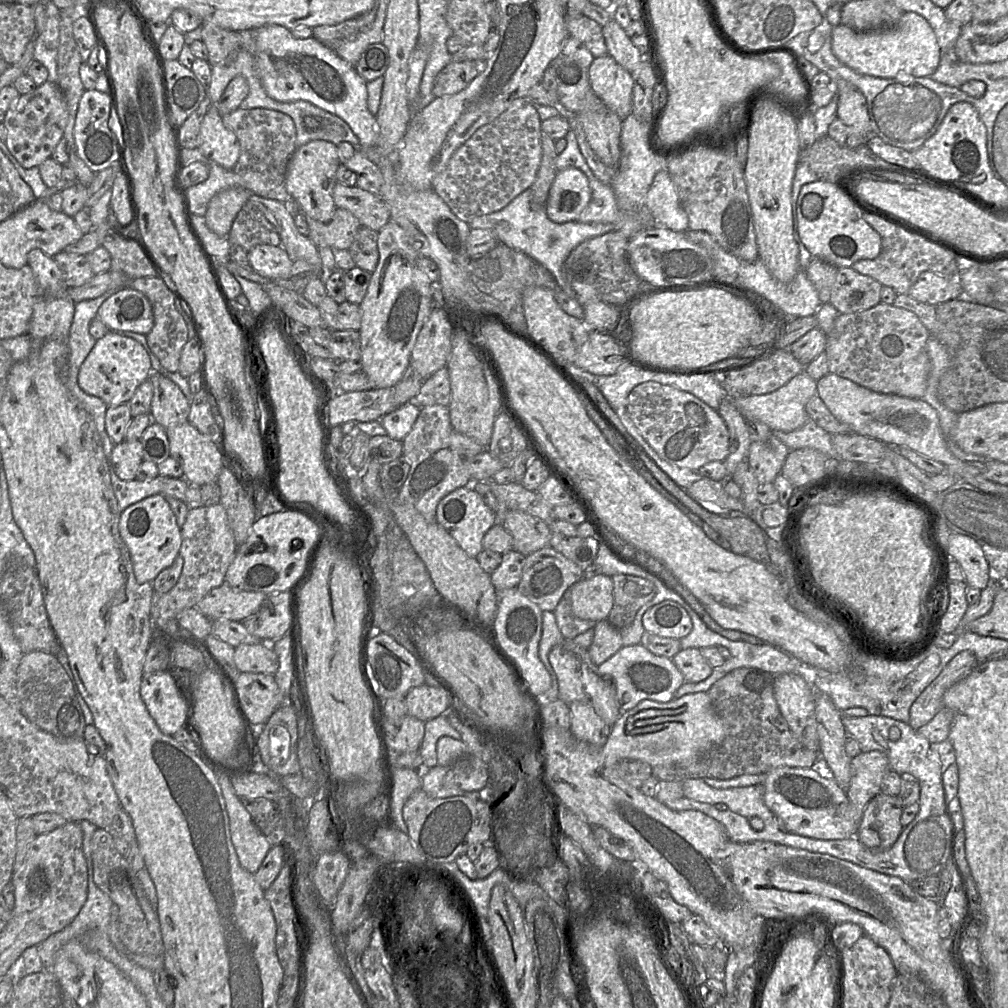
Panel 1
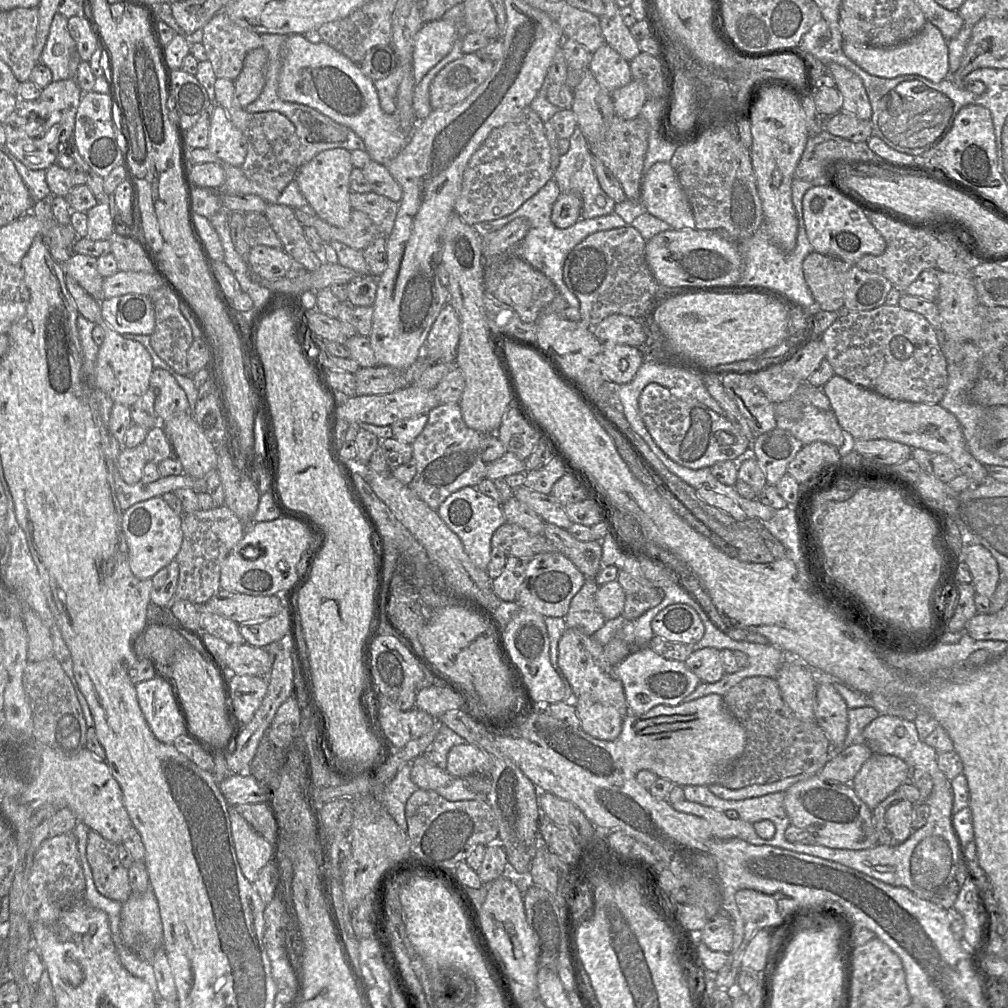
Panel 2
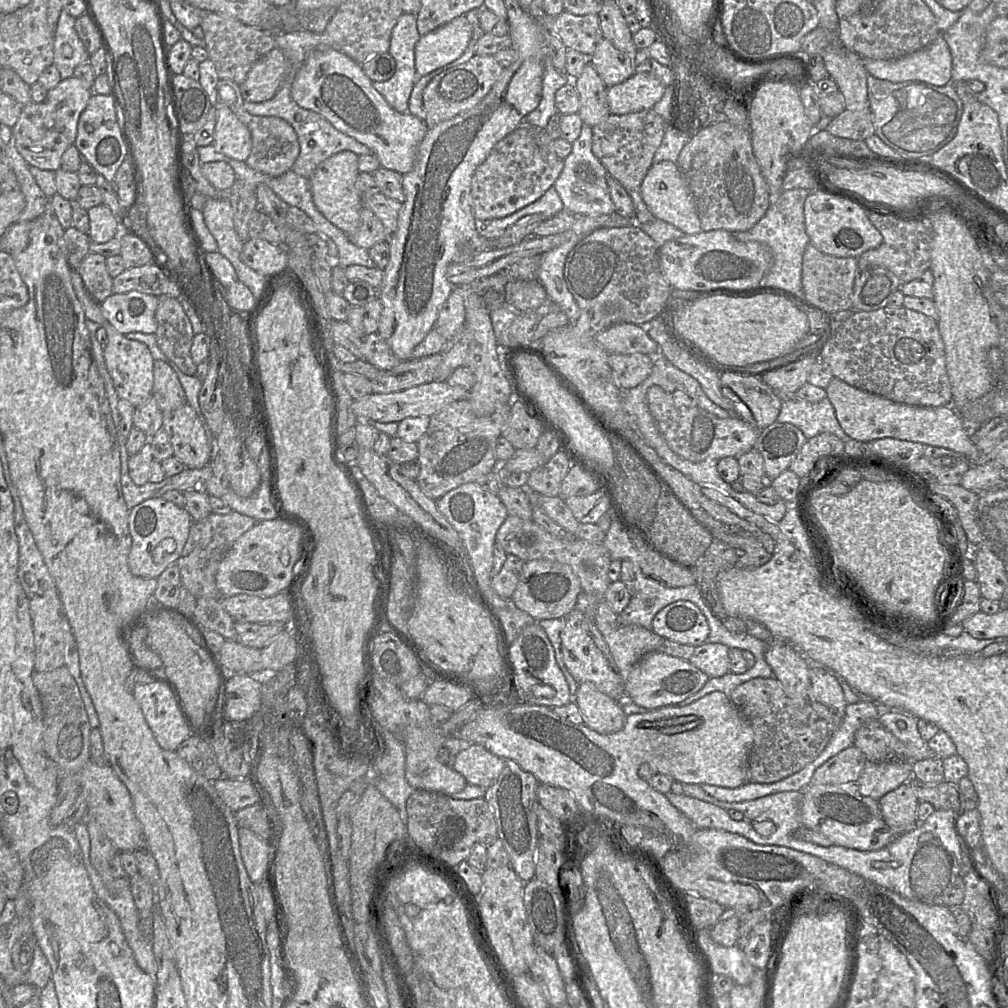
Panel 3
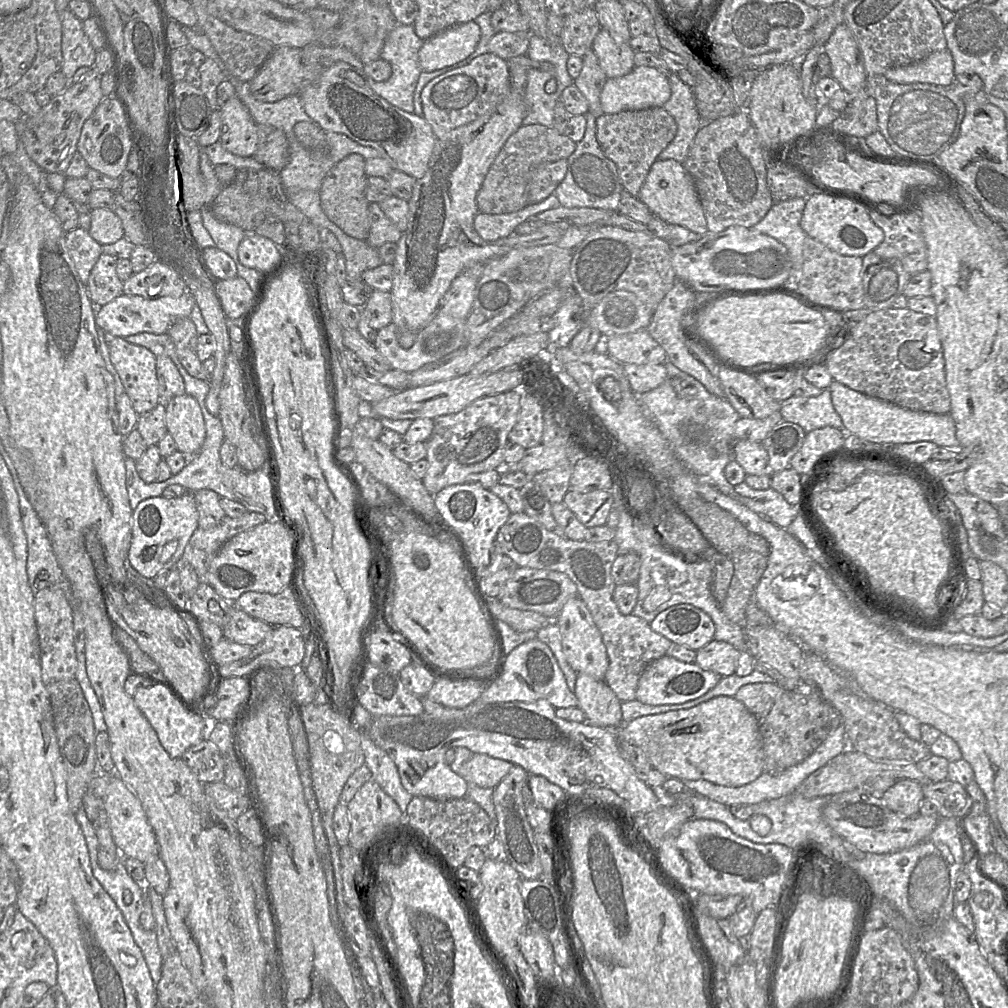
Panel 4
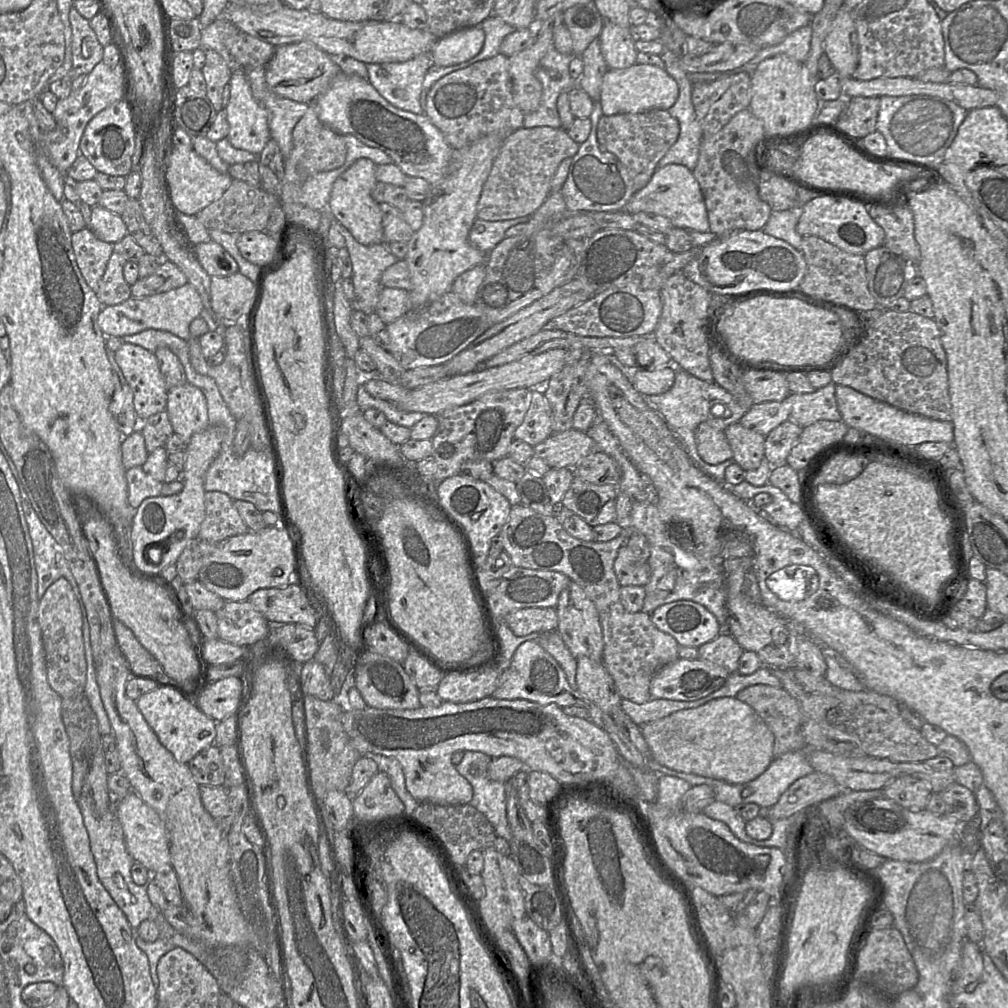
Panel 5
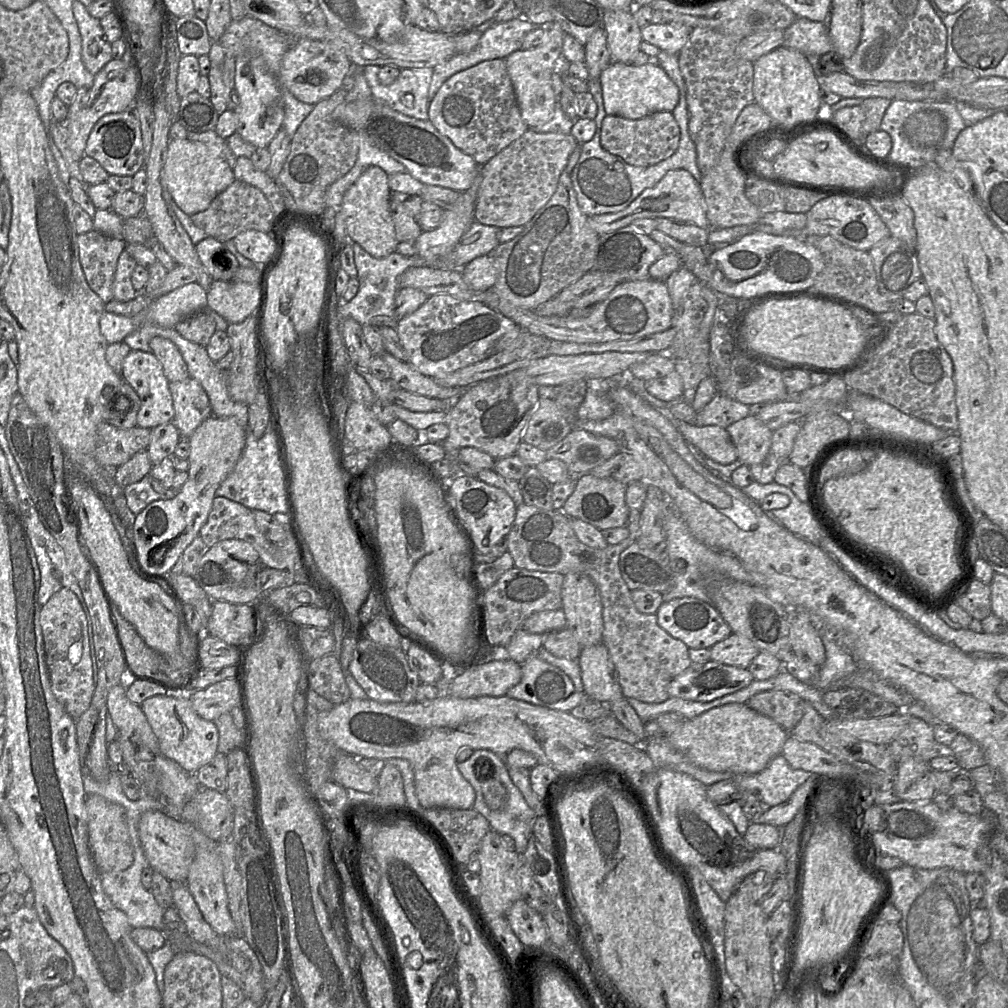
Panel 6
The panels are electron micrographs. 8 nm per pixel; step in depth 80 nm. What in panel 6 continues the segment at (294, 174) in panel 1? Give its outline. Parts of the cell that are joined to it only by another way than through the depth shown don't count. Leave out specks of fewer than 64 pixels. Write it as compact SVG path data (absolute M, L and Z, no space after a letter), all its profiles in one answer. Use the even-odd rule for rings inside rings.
M368 167L345 192L339 207L351 240L376 258L395 252L399 243L390 208L392 191L388 178L389 175L380 167Z

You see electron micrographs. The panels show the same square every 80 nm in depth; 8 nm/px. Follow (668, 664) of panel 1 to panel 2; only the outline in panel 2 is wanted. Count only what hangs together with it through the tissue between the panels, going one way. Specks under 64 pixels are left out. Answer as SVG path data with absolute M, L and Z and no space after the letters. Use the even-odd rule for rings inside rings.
M648 646L634 650L613 667L624 688L628 715L642 715L658 705L678 705L701 683L684 662L664 658Z

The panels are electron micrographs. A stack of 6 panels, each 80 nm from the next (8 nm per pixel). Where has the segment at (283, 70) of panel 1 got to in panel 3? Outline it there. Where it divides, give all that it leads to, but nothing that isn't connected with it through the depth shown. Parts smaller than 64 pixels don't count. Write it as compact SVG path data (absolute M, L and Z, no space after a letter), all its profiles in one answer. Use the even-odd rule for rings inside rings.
M332 47L312 50L298 70L292 74L291 97L302 108L312 110L327 119L337 130L366 145L378 158L381 167L406 174L415 164L417 149L428 131L425 121L410 113L393 109L374 88L360 64Z

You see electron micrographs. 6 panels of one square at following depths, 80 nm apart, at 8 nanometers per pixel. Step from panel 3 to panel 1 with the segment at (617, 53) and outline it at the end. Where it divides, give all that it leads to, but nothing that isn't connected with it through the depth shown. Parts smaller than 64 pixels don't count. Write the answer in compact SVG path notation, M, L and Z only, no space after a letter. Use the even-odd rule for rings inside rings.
M609 54L594 57L588 68L593 92L620 119L632 113L633 79Z

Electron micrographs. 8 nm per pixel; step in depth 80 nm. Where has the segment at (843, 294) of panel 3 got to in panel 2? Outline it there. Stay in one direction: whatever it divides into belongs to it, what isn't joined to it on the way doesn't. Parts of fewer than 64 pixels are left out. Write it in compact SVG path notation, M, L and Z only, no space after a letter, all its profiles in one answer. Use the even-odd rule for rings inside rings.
M812 251L803 261L805 282L815 300L816 308L823 311L845 311L844 287L846 274L855 263Z

